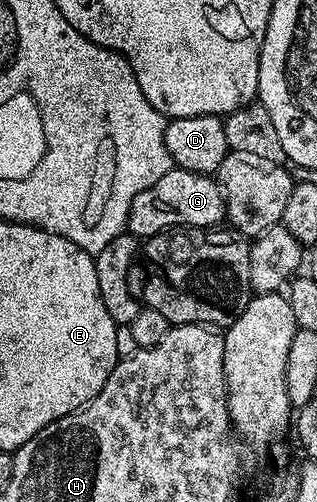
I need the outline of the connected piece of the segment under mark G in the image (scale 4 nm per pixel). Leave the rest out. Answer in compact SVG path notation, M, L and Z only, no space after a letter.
M170 167L168 174L160 178L148 190L136 194L132 210L128 210L126 232L131 236L149 238L168 228L213 229L223 223L226 214L226 198L221 184L213 175L205 176L192 170Z

